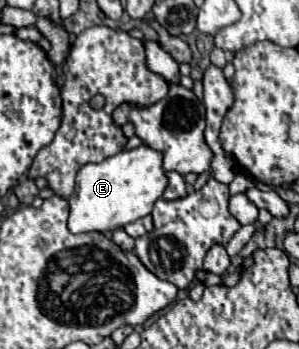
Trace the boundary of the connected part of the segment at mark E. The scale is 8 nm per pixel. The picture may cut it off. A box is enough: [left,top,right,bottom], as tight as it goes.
[68,146,166,234]

